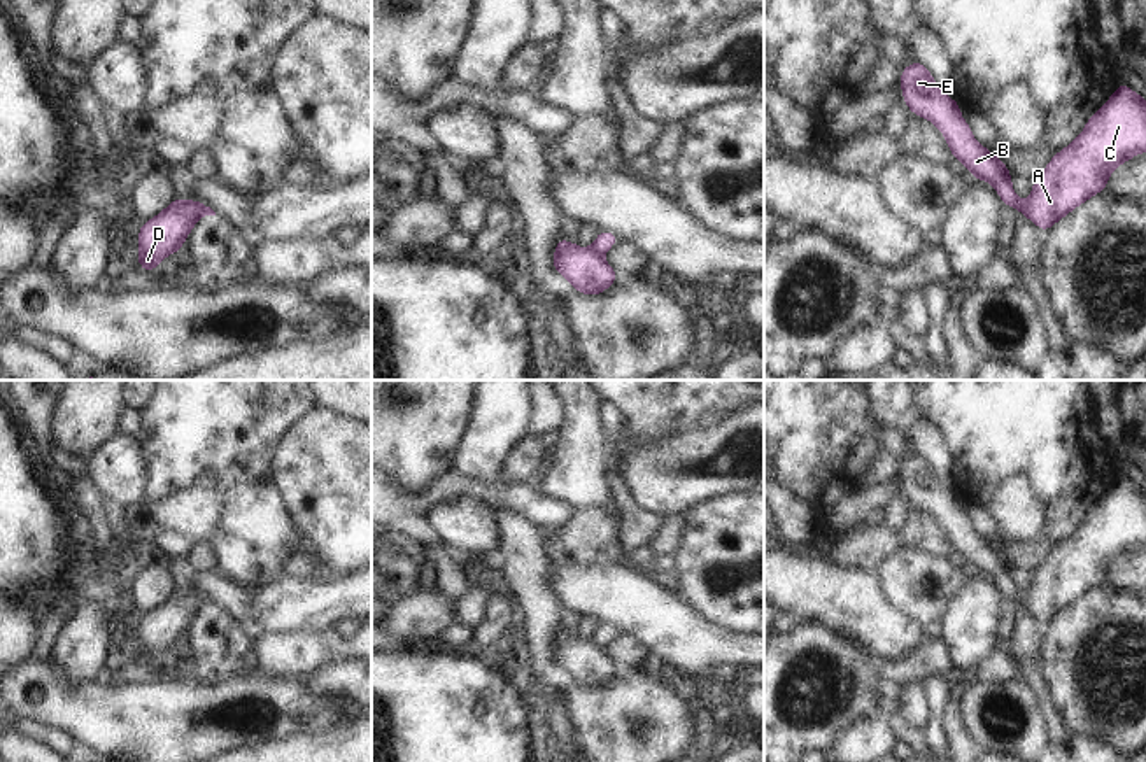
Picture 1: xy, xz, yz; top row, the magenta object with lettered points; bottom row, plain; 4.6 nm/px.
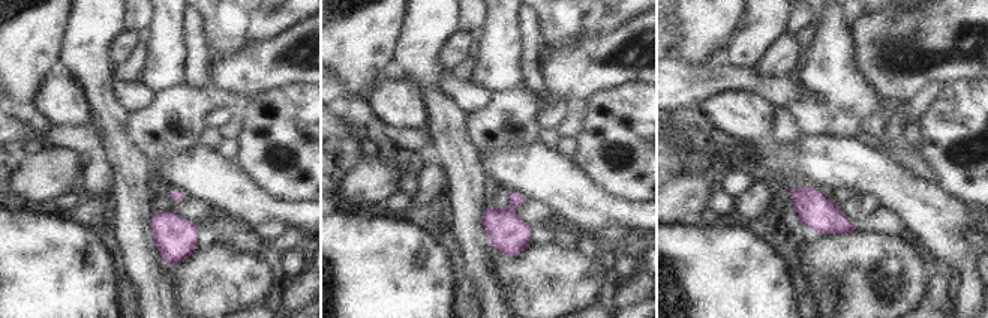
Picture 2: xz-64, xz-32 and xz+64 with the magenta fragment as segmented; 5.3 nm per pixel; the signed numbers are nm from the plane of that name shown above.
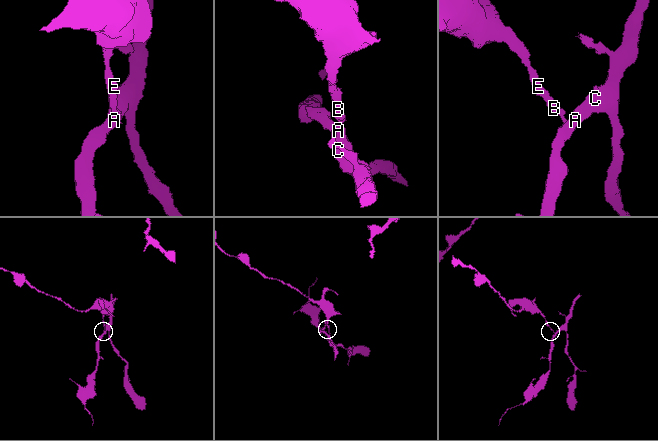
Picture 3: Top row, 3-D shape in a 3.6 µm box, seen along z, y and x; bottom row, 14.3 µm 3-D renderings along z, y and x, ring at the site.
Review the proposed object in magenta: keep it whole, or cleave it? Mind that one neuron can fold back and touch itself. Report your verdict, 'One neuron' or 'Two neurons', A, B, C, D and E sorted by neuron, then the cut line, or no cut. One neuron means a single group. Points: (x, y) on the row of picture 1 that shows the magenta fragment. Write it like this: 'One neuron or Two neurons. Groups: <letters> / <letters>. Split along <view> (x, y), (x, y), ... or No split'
Two neurons. Groups: A C D / B E. Split along xz (591, 249), (601, 256)

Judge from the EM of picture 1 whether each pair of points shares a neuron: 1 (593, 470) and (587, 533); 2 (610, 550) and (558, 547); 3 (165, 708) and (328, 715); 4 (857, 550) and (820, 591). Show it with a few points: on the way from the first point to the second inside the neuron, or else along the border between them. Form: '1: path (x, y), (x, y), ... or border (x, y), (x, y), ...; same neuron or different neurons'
1: border (612, 505), (572, 512); different neurons
2: path (598, 547), (570, 547); same neuron
3: path (205, 708), (244, 694), (288, 708); same neuron
4: border (827, 559), (838, 566), (877, 573); different neurons

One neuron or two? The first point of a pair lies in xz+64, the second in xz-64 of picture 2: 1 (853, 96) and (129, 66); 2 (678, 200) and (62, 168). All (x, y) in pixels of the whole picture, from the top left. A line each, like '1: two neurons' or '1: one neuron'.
1: two neurons
2: one neuron

